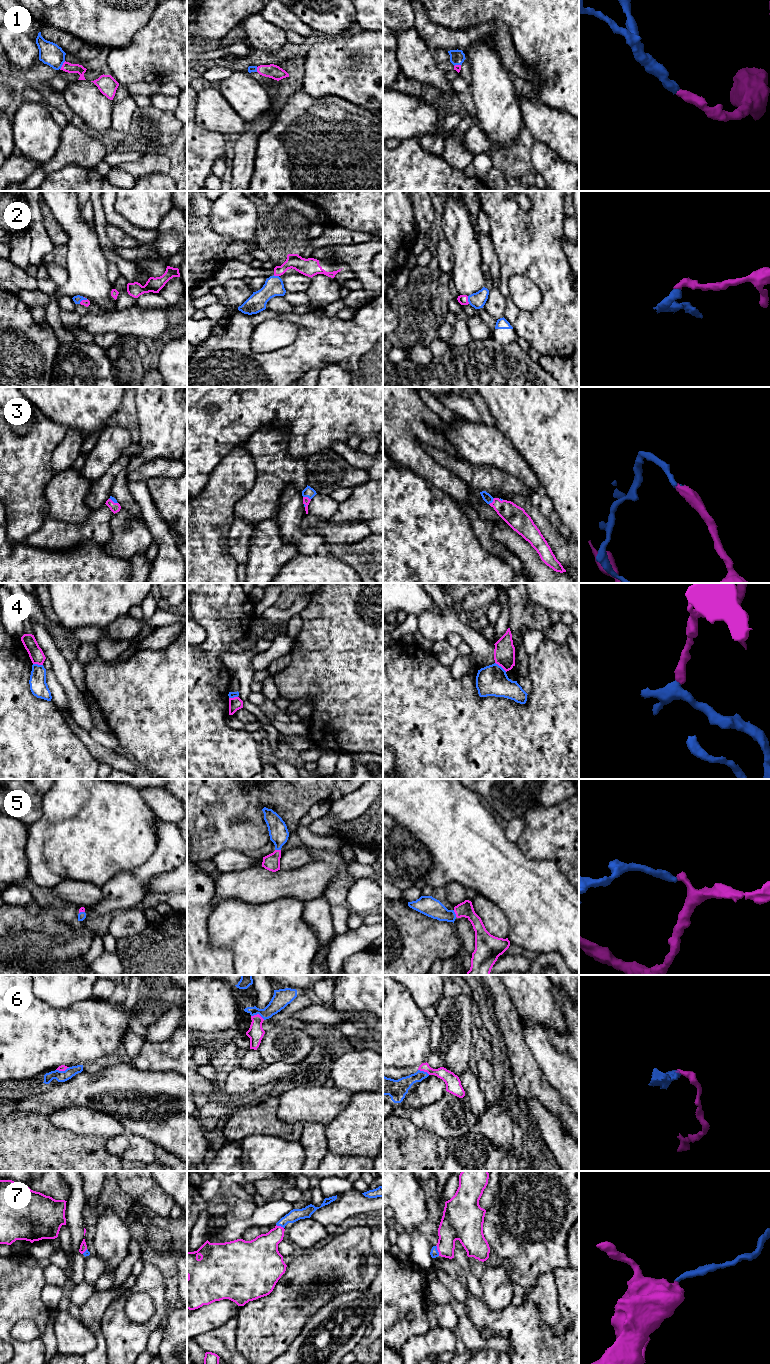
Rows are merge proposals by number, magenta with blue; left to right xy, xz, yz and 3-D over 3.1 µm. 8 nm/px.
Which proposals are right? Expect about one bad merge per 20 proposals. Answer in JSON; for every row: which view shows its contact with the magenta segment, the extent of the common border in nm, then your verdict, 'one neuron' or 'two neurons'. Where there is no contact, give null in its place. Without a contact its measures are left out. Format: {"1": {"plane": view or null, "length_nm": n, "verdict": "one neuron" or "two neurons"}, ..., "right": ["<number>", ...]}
{"1": {"plane": "xy", "length_nm": 80, "verdict": "one neuron"}, "2": {"plane": "yz", "length_nm": 70, "verdict": "one neuron"}, "3": {"plane": "xz", "length_nm": 70, "verdict": "one neuron"}, "4": {"plane": "yz", "length_nm": 120, "verdict": "two neurons"}, "5": {"plane": "yz", "length_nm": 60, "verdict": "one neuron"}, "6": {"plane": "xz", "length_nm": 120, "verdict": "two neurons"}, "7": {"plane": "yz", "length_nm": 90, "verdict": "one neuron"}, "right": ["1", "2", "3", "5", "7"]}

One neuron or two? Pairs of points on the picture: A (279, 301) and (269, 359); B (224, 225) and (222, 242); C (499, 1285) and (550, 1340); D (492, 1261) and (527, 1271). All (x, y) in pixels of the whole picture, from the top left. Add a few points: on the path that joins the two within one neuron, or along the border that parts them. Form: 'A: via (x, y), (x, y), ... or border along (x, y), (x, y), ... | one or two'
A: border along (266, 308), (272, 311), (289, 311), (300, 315) | two
B: border along (210, 216), (211, 227), (233, 240) | two
C: border along (511, 1304), (496, 1311), (488, 1309) | two
D: via (501, 1261), (518, 1262) | one

